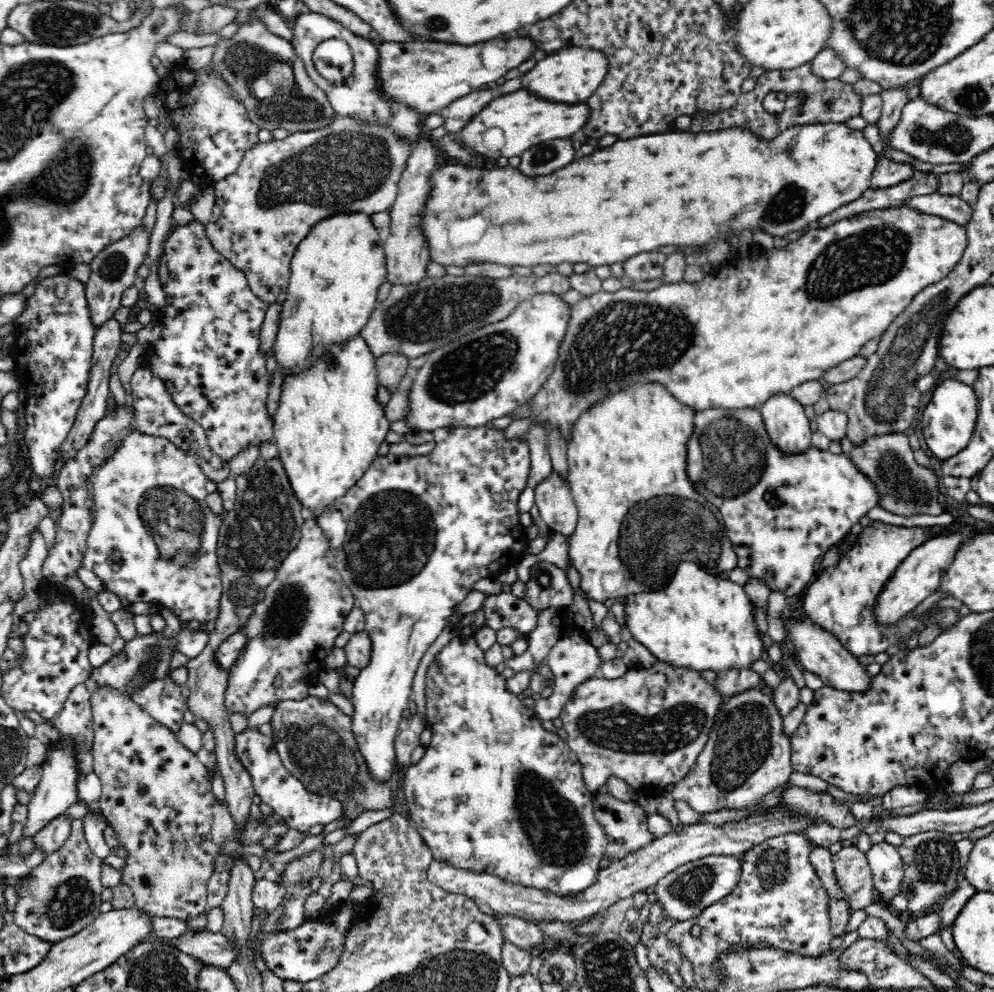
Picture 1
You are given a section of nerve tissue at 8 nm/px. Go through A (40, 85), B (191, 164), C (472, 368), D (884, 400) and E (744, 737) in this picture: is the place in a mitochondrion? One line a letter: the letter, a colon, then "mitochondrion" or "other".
A: mitochondrion
B: other
C: mitochondrion
D: mitochondrion
E: mitochondrion

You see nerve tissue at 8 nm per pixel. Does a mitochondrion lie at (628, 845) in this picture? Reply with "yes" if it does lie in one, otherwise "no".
no

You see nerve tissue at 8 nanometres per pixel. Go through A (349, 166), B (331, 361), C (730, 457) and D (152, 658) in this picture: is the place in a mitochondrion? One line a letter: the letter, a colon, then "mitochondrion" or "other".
A: mitochondrion
B: other
C: mitochondrion
D: mitochondrion

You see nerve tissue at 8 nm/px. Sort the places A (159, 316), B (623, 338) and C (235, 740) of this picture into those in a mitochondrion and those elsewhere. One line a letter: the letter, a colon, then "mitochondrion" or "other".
A: other
B: mitochondrion
C: other

